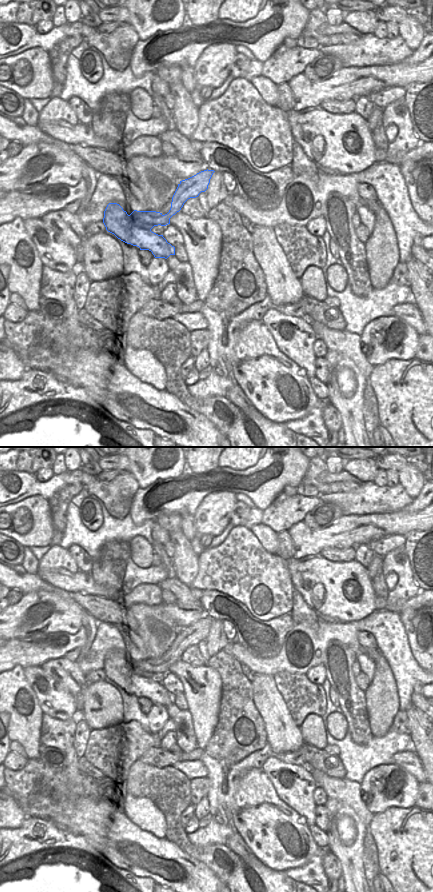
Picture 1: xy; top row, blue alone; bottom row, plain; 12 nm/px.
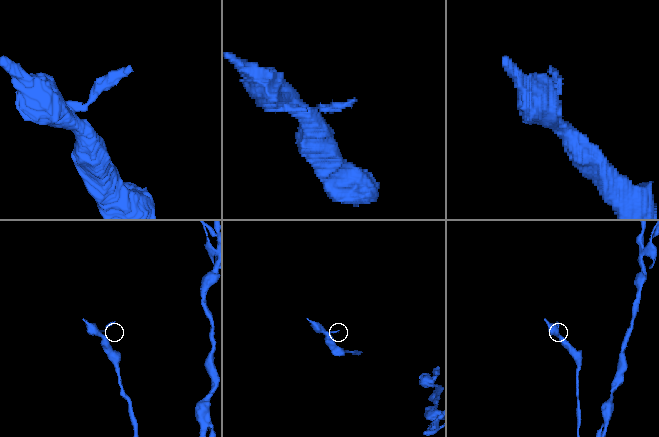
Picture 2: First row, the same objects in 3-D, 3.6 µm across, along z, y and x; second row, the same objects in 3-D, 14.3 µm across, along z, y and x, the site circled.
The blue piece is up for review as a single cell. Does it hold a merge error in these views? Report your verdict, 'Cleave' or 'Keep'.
Keep

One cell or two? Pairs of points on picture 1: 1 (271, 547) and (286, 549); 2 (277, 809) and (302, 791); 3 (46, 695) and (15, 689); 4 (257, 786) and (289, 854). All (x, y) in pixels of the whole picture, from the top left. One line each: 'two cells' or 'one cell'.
1: two cells
2: two cells
3: two cells
4: one cell

